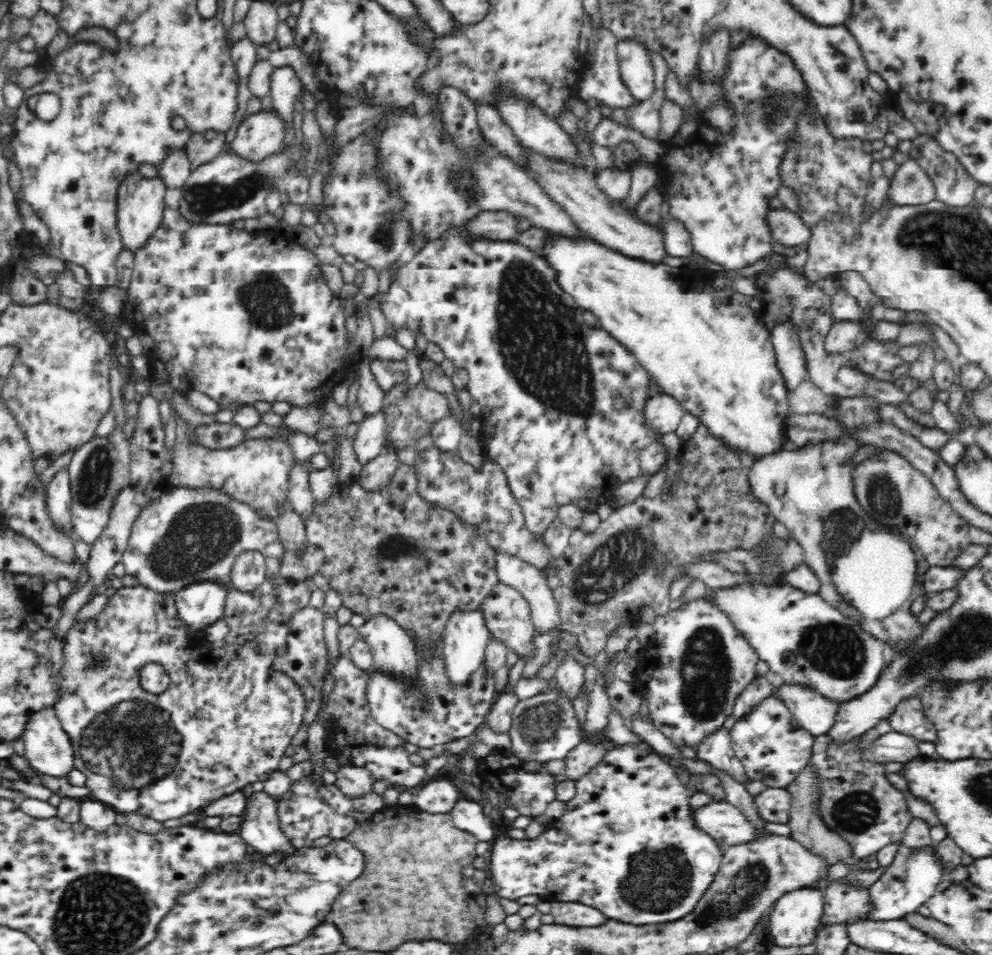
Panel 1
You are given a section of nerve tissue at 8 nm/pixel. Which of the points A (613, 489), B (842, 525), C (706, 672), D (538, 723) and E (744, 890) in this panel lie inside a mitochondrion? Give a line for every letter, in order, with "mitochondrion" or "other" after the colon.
A: other
B: mitochondrion
C: mitochondrion
D: mitochondrion
E: mitochondrion

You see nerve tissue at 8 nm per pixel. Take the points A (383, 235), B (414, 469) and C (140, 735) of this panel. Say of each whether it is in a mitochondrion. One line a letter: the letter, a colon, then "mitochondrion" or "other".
A: mitochondrion
B: other
C: mitochondrion

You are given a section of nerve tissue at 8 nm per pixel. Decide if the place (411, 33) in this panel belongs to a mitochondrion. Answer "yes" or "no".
no

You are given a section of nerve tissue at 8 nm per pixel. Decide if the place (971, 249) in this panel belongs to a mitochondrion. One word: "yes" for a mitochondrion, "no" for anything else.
yes

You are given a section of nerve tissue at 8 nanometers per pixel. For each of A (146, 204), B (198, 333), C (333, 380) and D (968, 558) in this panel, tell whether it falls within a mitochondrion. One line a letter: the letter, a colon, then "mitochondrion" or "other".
A: other
B: other
C: other
D: other

